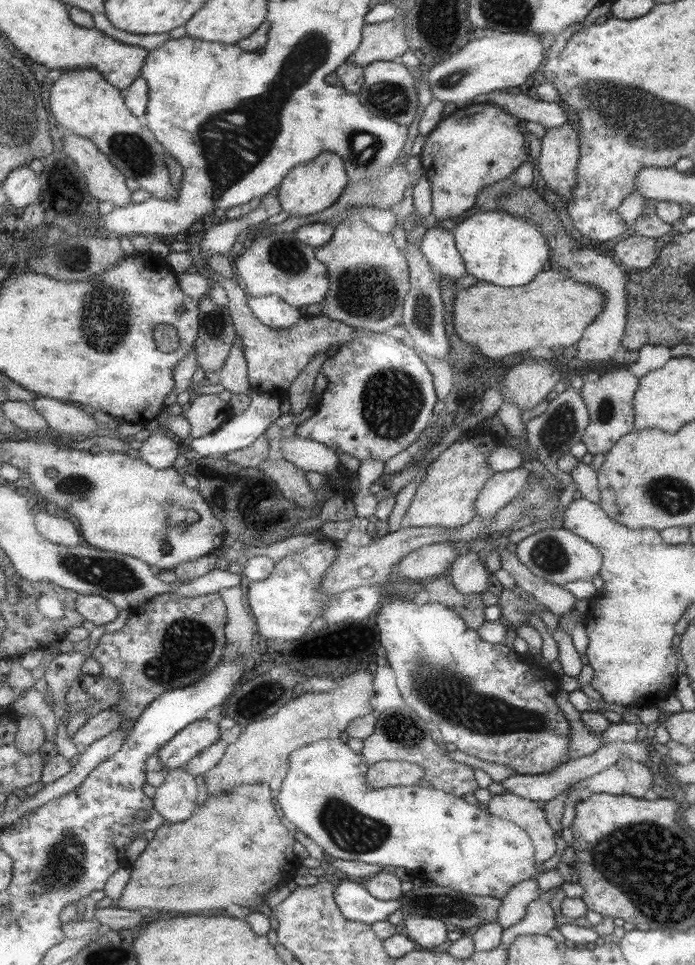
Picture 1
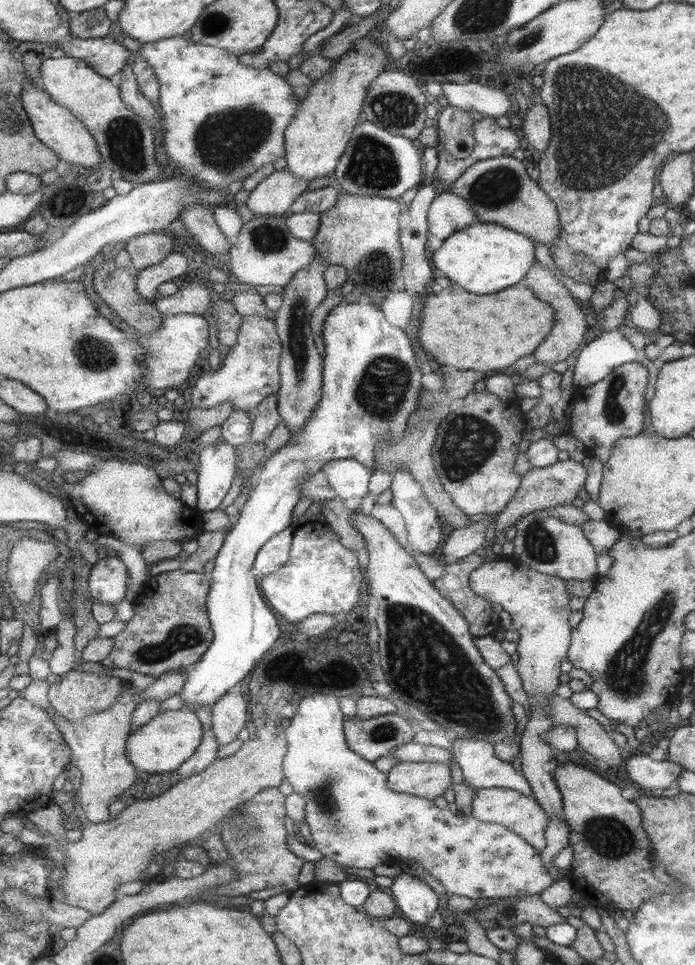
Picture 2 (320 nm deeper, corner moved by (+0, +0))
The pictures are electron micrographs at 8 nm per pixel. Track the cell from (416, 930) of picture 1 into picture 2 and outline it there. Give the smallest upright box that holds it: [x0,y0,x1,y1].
[389,874,441,924]

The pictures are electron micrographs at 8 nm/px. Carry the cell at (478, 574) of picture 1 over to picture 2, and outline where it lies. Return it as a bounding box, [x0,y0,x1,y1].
[493,459,587,542]

